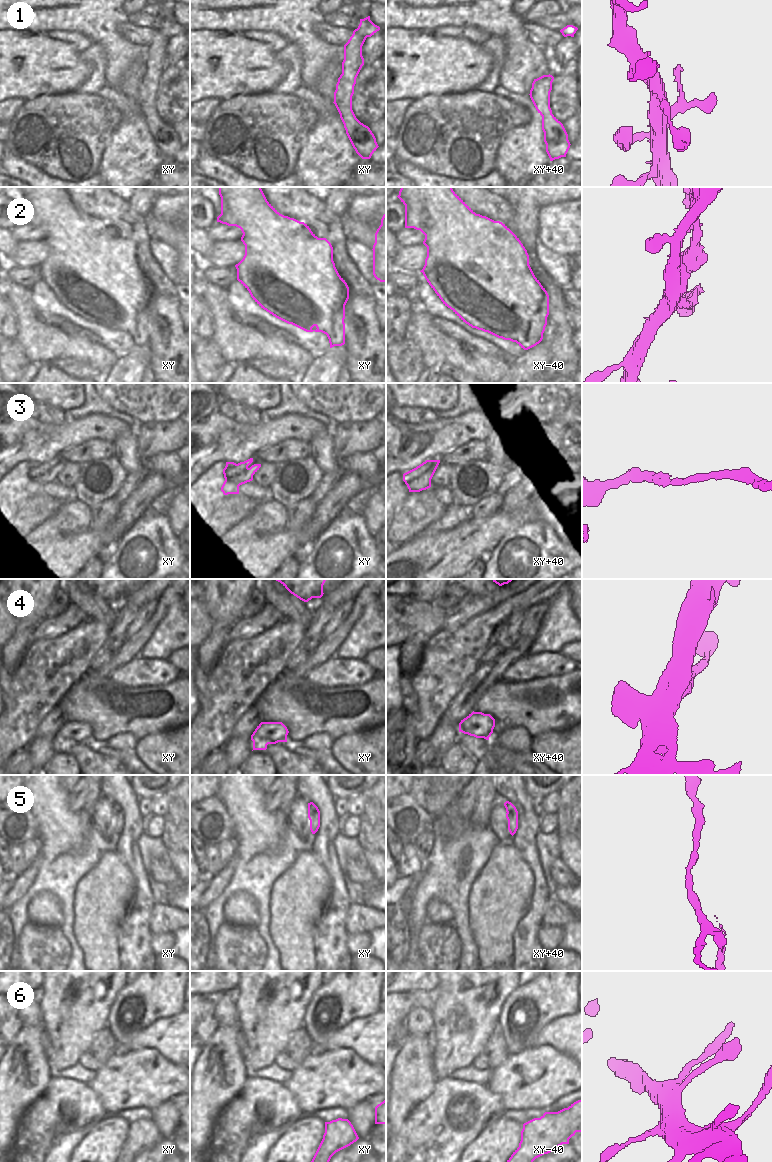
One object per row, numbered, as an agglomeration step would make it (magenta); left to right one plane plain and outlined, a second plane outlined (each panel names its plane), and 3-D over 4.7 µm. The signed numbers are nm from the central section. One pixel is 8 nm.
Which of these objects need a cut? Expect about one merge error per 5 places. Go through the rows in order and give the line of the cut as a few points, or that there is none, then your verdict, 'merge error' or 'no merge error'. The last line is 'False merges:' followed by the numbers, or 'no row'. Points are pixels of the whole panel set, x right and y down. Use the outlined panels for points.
1: cut none; no merge error
2: cut none; no merge error
3: cut none; no merge error
4: cut none; no merge error
5: cut xy (310, 803), (309, 819); merge error
6: cut none; no merge error
False merges: 5

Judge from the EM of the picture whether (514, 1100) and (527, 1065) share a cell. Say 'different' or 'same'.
same

